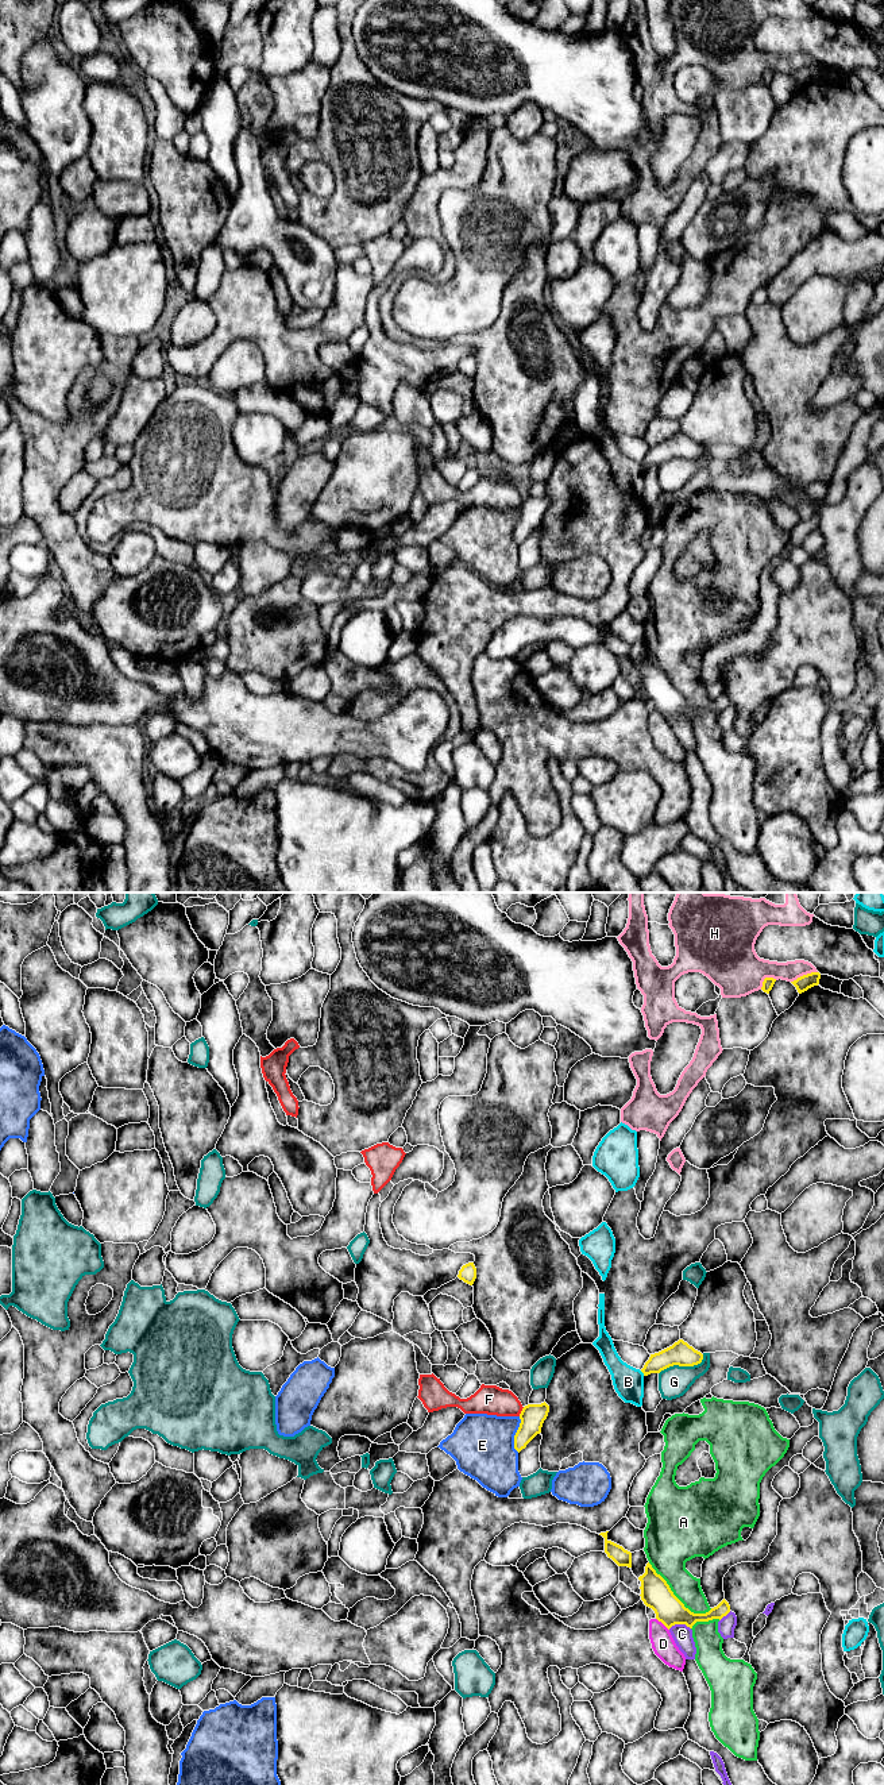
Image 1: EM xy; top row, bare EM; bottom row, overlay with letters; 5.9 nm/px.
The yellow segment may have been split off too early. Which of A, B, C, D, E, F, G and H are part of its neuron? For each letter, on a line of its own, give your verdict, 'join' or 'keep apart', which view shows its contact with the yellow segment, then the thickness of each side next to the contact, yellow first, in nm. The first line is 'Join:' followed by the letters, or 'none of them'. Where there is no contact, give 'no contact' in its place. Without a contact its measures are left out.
Join: none of them
A: keep apart; meets yellow in xy; 180 nm thick on the yellow side, 220 nm on the other
B: keep apart; meets yellow in xy; 140 nm thick on the yellow side, 180 nm on the other
C: keep apart; meets yellow in xy; 180 nm thick on the yellow side, 120 nm on the other
D: keep apart; meets yellow in xy; 180 nm thick on the yellow side, 140 nm on the other
E: keep apart; meets yellow in xy; 150 nm thick on the yellow side, 380 nm on the other
F: keep apart; meets yellow in xy; 150 nm thick on the yellow side, 180 nm on the other
G: keep apart; meets yellow in xy; 150 nm thick on the yellow side, 190 nm on the other
H: keep apart; meets yellow in xy; 90 nm thick on the yellow side, 120 nm on the other

